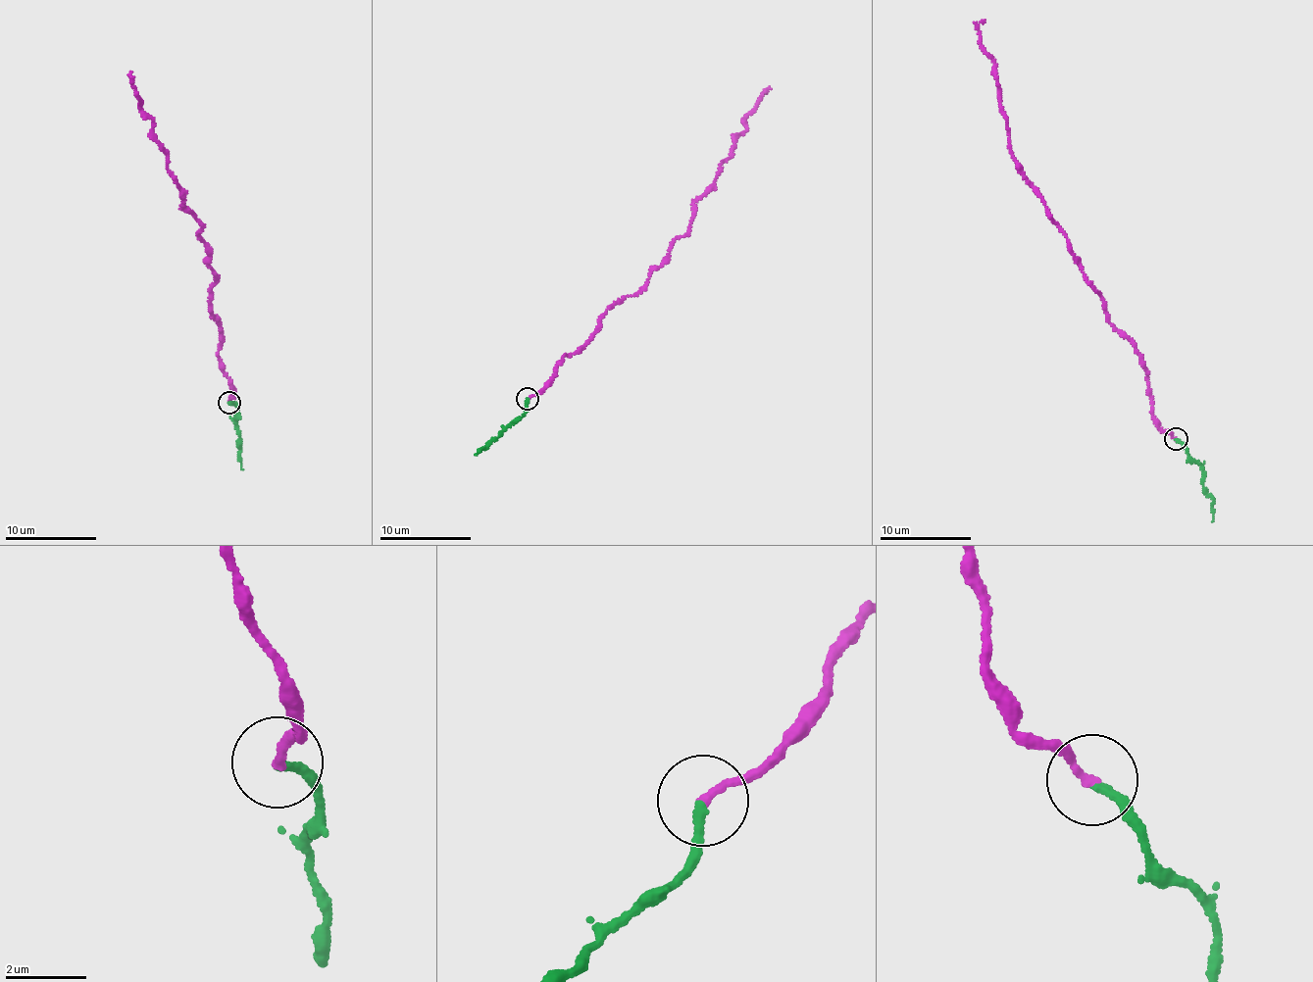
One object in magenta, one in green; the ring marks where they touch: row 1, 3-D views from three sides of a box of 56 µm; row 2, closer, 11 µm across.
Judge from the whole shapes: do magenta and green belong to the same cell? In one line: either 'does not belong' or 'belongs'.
belongs

